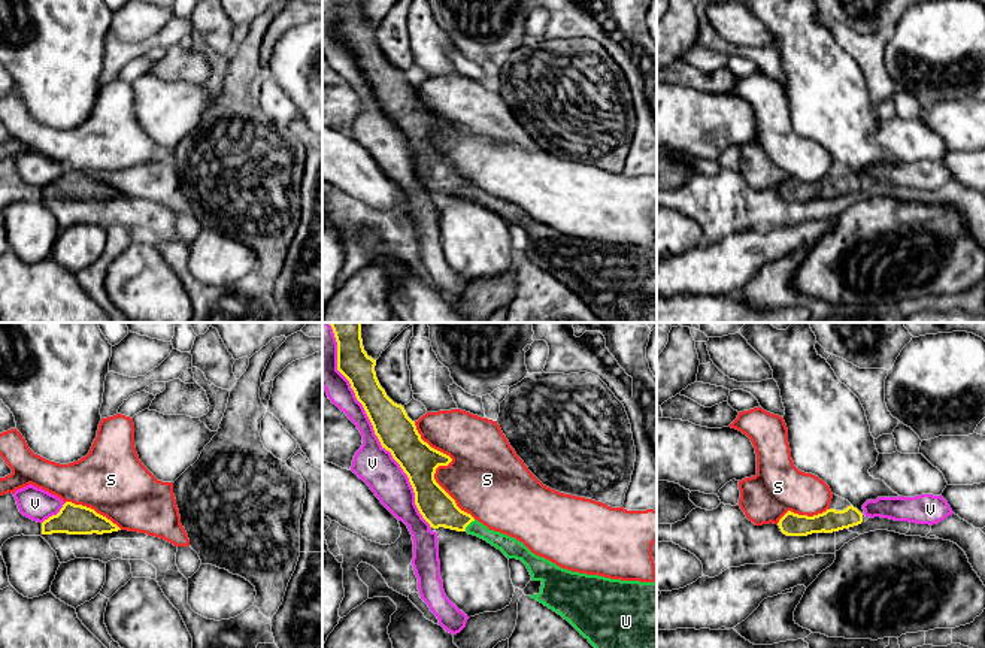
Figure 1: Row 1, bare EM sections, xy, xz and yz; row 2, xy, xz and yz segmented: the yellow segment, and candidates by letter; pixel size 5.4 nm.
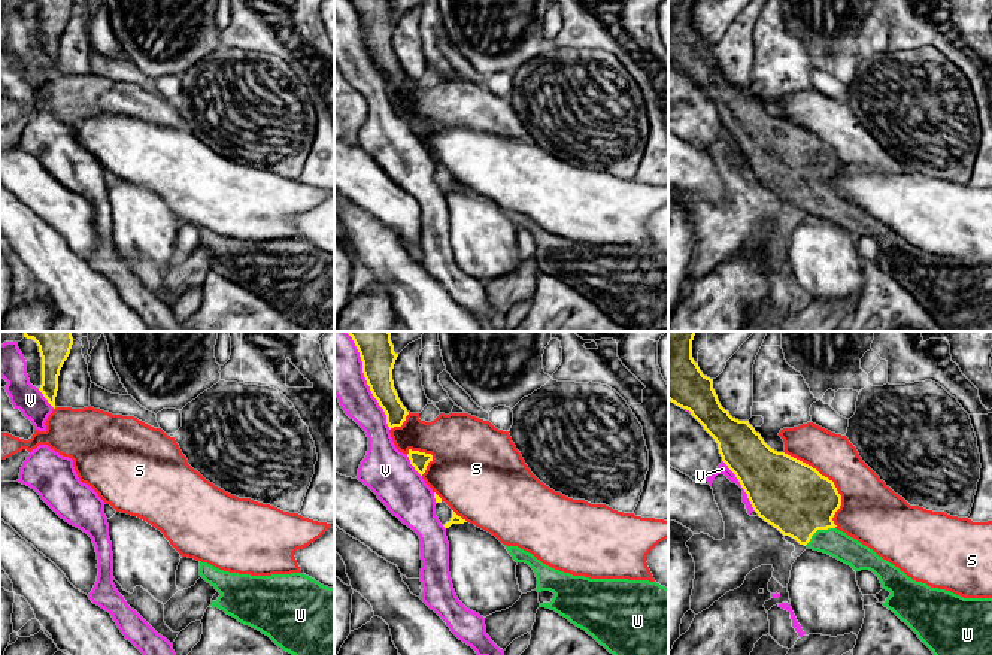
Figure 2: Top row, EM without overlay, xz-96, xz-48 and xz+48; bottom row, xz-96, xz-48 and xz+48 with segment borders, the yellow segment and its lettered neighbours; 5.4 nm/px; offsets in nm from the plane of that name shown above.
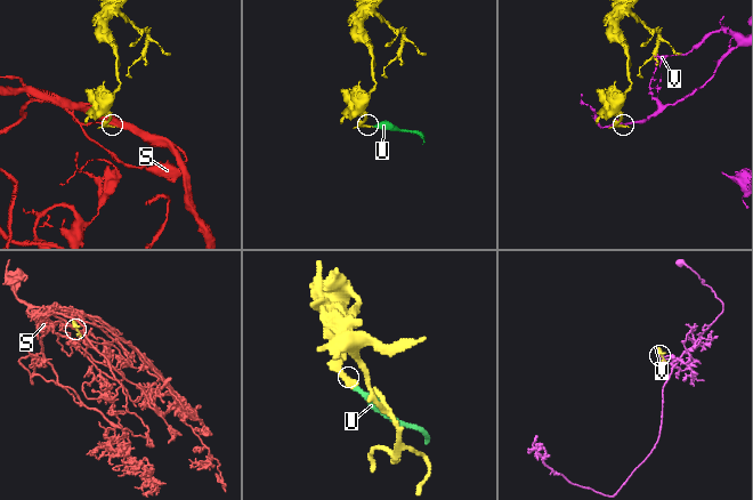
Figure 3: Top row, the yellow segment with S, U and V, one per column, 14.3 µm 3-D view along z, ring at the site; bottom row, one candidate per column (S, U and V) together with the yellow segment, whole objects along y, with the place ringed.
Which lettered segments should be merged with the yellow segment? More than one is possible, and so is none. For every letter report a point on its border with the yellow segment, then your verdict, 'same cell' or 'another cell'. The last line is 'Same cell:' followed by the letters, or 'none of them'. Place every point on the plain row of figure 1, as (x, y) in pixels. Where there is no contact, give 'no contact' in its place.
S: meets yellow in xz at (441, 130); another cell
U: meets yellow in xz at (469, 188); same cell
V: meets yellow in xz at (375, 97); another cell
Same cell: U

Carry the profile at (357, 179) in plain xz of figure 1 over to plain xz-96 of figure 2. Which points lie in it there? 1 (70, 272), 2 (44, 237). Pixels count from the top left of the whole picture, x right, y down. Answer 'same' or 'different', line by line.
1: different
2: different

